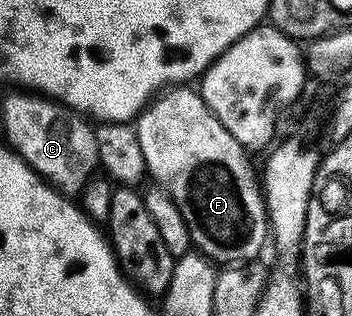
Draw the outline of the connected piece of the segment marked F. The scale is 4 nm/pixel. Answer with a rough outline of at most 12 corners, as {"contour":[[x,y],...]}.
{"contour":[[198,89],[134,126],[194,249],[258,259],[269,223],[248,151]]}

